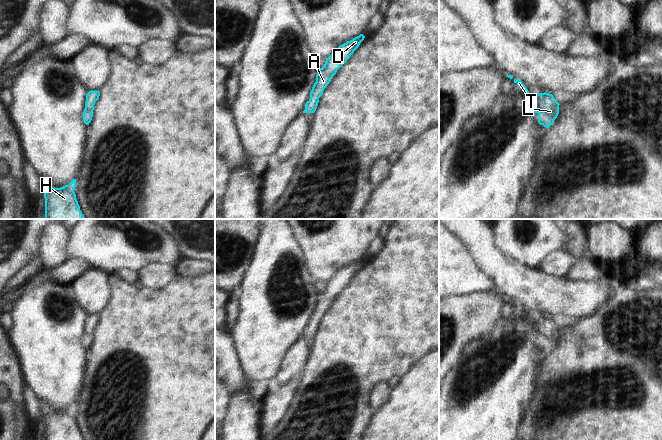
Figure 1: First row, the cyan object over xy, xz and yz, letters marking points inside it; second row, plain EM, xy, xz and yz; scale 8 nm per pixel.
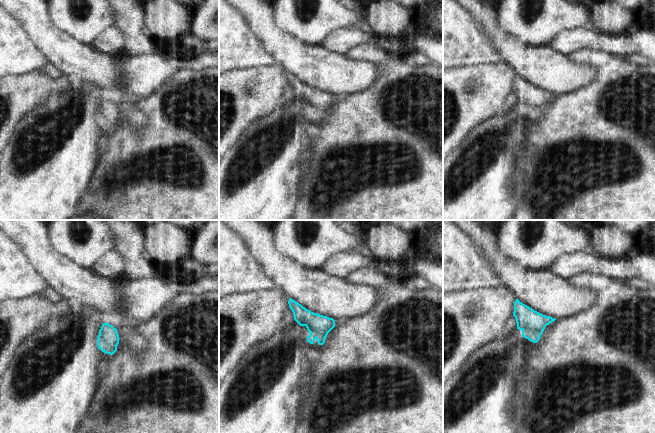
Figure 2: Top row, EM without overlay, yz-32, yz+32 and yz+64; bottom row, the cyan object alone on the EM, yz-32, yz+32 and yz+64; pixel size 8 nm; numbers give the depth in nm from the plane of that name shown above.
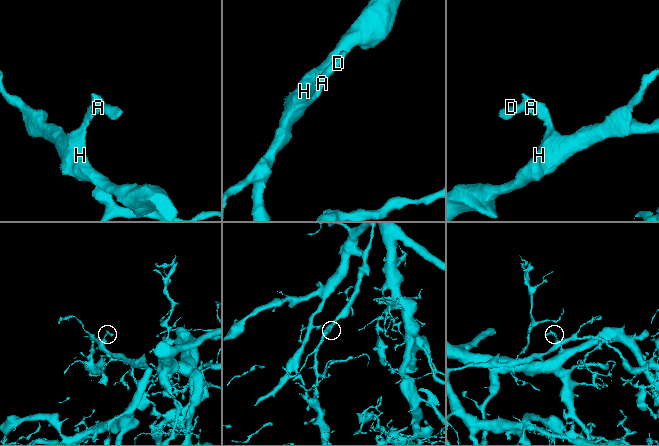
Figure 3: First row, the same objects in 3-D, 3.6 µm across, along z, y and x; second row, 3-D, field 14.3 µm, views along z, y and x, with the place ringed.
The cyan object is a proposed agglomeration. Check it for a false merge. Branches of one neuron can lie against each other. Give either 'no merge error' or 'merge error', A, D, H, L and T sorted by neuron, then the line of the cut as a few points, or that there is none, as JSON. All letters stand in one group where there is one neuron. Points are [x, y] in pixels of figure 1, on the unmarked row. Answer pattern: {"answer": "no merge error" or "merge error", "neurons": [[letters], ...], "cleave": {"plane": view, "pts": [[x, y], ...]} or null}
{"answer": "no merge error", "neurons": [["A", "D", "H", "L", "T"]], "cleave": null}

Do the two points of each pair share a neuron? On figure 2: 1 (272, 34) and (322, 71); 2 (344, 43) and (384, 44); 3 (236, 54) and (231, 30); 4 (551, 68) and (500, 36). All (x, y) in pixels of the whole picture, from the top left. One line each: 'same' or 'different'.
1: same
2: same
3: same
4: same

